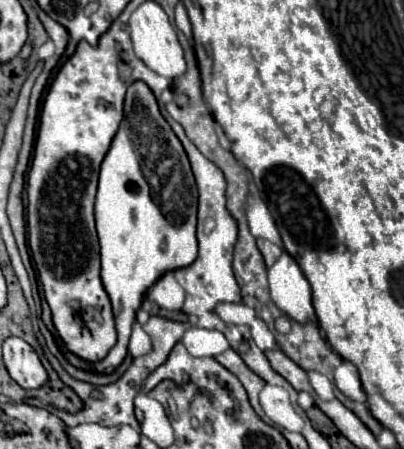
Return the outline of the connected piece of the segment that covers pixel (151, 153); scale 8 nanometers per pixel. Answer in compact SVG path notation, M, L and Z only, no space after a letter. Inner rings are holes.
M136 81L127 89L124 111L124 120L120 122L120 128L102 160L96 194L102 282L112 300L118 342L100 364L90 364L90 370L114 370L114 366L124 360L130 330L146 290L164 272L190 266L198 254L198 192L180 140L160 114L152 90L143 81ZM139 102L146 110L130 114ZM156 140L160 140L160 144L156 144Z

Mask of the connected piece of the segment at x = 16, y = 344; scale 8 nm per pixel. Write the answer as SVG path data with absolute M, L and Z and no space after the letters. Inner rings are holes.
M8 338L4 342L4 364L10 376L22 388L40 388L48 382L48 372L44 370L38 354L22 338Z

